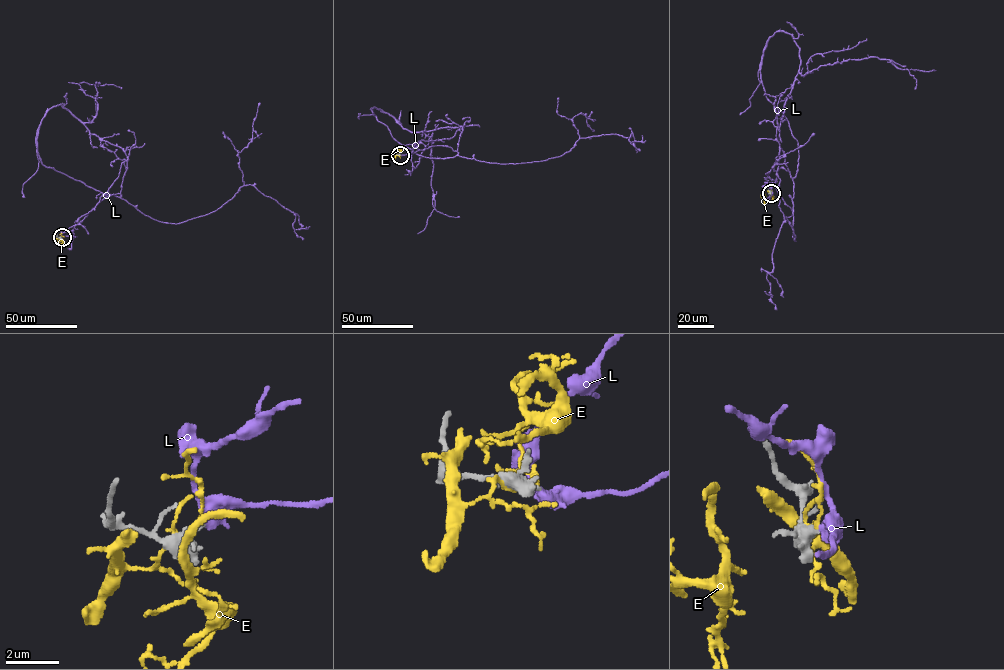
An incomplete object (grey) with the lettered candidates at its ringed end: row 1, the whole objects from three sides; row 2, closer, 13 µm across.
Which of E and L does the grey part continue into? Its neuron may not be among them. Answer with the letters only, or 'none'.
none

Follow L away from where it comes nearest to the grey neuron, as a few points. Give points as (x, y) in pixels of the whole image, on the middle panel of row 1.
L: (400, 154), (410, 144), (457, 152), (417, 155), (372, 108), (414, 132), (462, 127), (412, 152)

